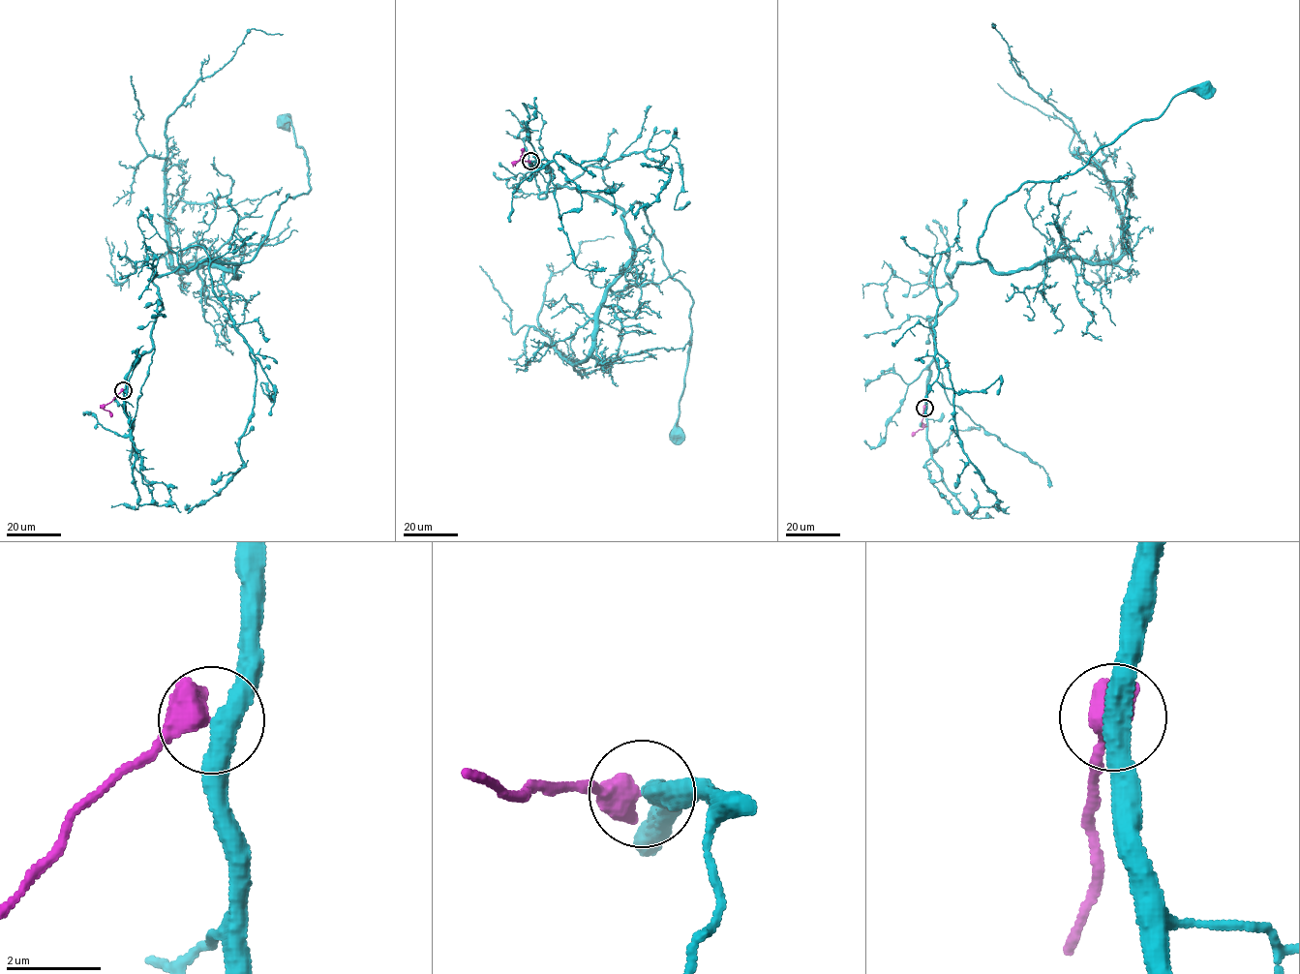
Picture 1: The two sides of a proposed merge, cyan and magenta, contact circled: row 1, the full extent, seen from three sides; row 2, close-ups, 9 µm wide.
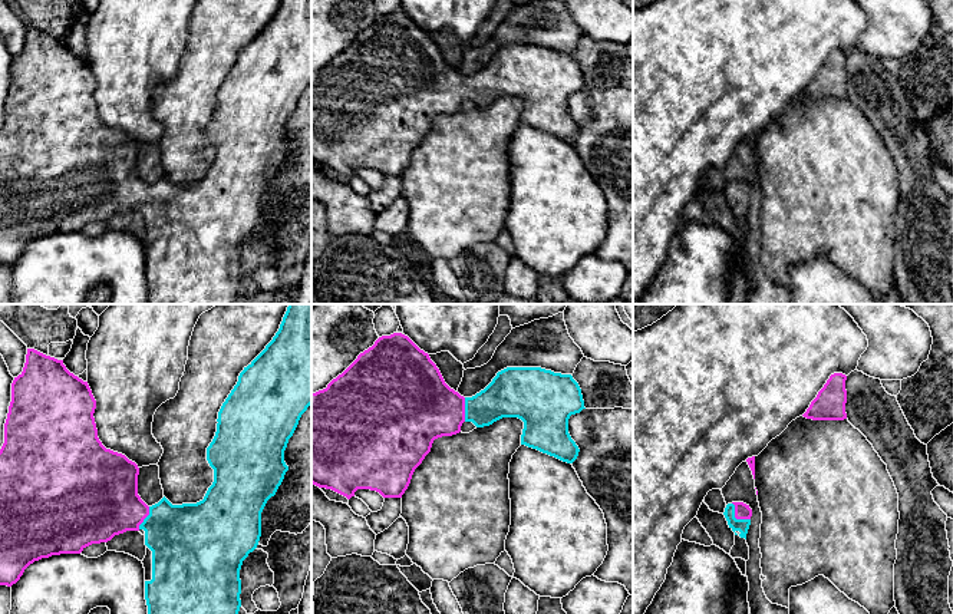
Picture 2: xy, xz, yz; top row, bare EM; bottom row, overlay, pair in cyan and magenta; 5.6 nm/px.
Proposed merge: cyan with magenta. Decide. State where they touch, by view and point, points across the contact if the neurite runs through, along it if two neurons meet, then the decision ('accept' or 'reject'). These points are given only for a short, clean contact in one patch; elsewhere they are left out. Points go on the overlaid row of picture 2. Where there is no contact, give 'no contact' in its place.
meets cyan in yz at (734, 517); runs through yz (742, 525), (734, 517), (742, 511); accept

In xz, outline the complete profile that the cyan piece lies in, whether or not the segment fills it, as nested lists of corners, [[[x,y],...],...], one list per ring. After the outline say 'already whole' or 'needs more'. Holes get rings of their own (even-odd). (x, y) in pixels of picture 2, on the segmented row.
[[[382,336],[326,389],[311,393],[311,483],[347,499],[355,496],[357,489],[376,491],[383,498],[402,498],[435,439],[459,433],[464,422],[484,428],[502,417],[518,417],[524,422],[521,445],[573,463],[580,449],[568,433],[568,419],[583,409],[586,407],[581,389],[573,376],[541,367],[507,367],[498,372],[484,390],[464,397],[445,383],[429,354],[408,336]]]; needs more

